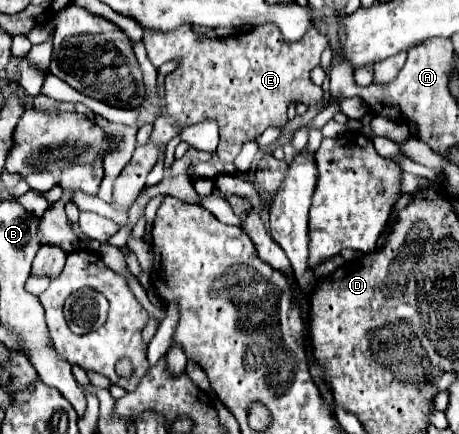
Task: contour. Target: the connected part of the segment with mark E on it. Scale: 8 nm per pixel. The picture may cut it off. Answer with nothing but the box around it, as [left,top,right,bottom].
[114,22,328,210]

